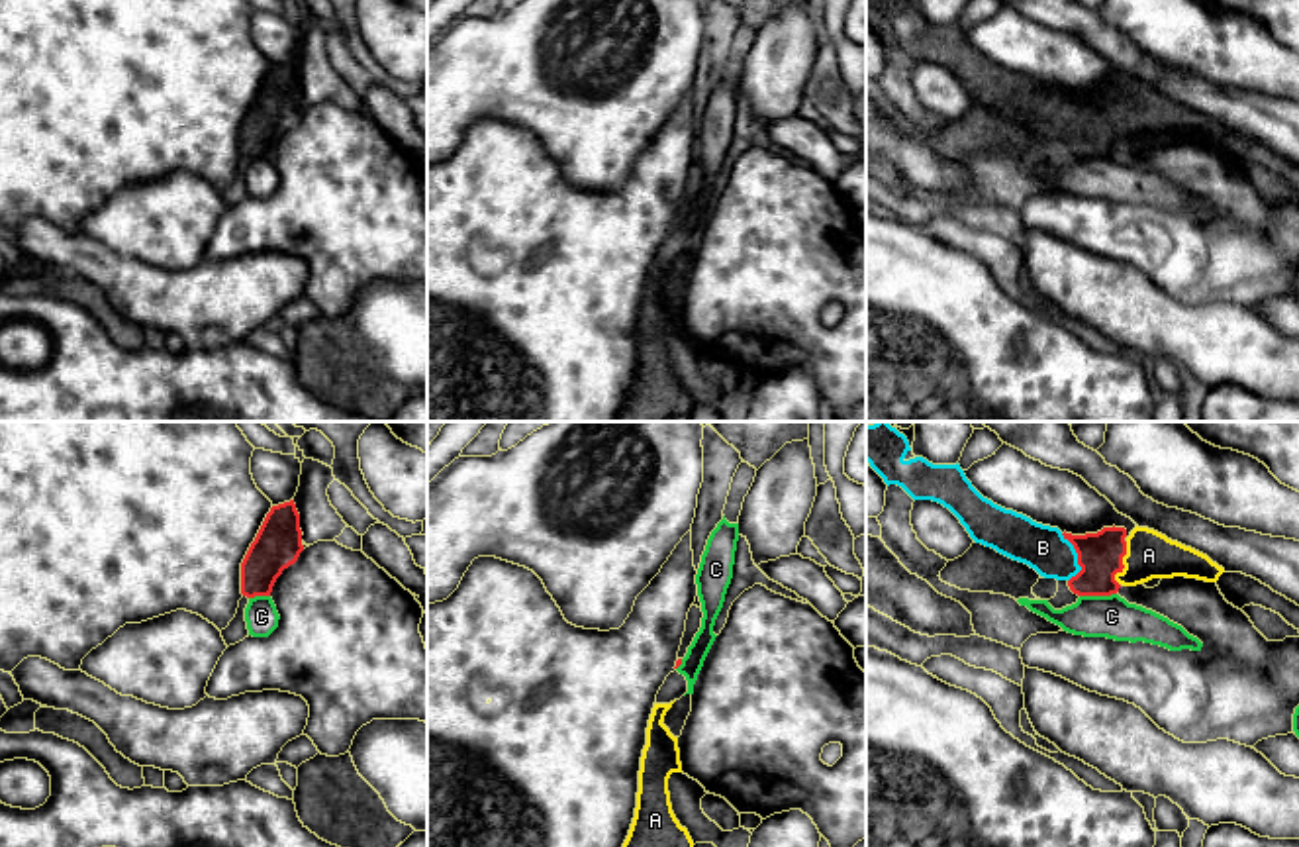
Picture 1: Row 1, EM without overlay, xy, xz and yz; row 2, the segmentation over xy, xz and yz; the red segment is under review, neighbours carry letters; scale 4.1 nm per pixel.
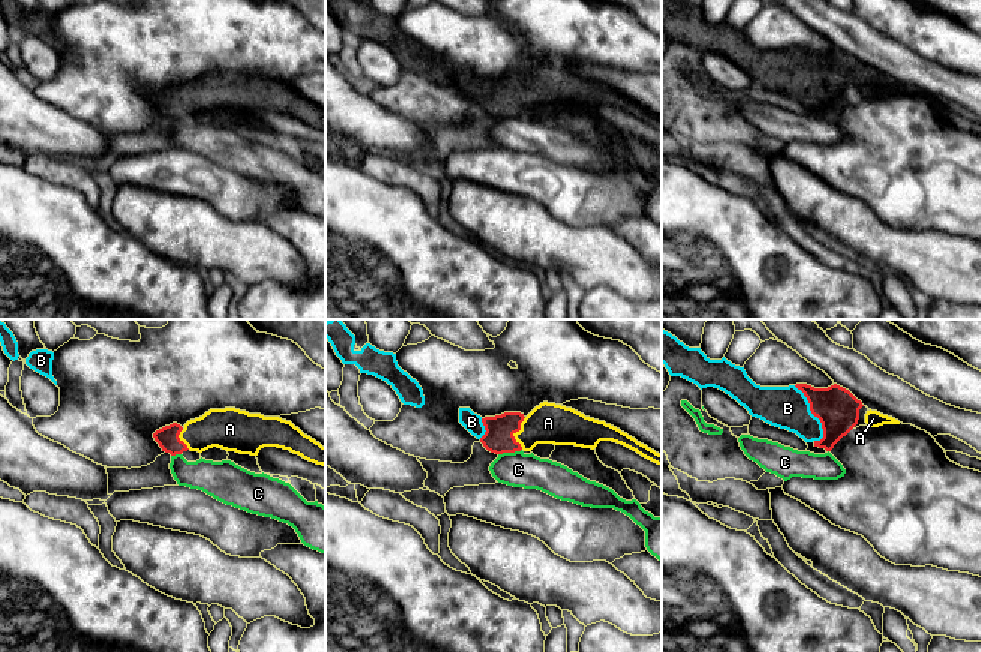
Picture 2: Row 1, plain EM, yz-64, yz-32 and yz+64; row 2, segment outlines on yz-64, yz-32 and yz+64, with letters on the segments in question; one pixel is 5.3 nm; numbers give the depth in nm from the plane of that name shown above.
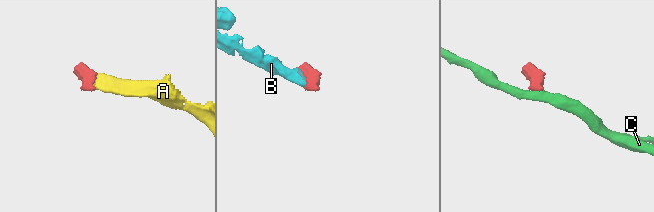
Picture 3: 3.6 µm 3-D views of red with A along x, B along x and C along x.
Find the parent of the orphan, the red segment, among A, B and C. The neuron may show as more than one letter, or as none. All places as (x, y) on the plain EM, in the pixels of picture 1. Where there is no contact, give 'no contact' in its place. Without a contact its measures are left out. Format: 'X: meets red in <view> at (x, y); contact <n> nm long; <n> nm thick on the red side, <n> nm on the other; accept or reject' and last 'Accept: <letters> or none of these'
A: meets red in yz at (1121, 124); contact 190 nm long; 190 nm thick on the red side, 190 nm on the other; accept
B: meets red in yz at (1078, 118); contact 200 nm long; 190 nm thick on the red side, 190 nm on the other; accept
C: meets red in yz at (1098, 155); contact 150 nm long; 190 nm thick on the red side, 180 nm on the other; reject
Accept: A, B

